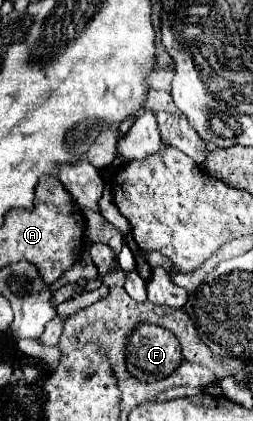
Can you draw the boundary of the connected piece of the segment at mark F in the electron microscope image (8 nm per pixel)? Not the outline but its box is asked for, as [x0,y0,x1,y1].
[125,323,181,381]

